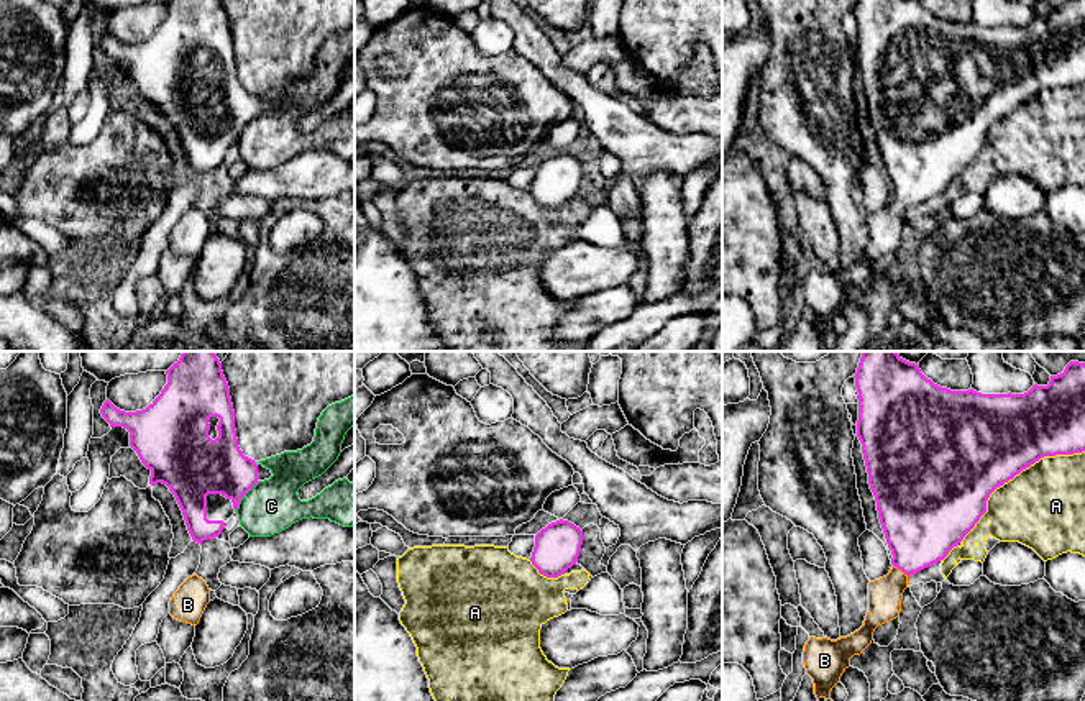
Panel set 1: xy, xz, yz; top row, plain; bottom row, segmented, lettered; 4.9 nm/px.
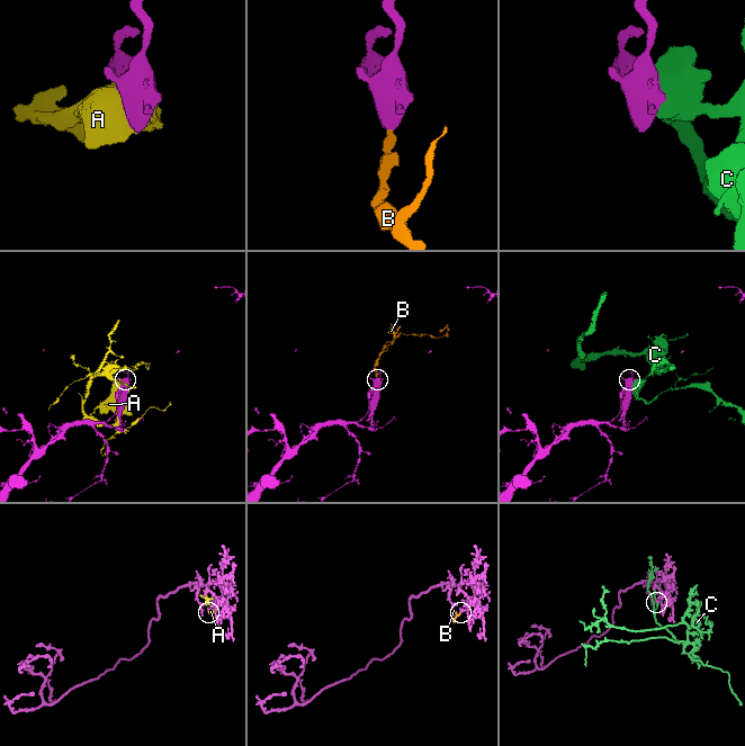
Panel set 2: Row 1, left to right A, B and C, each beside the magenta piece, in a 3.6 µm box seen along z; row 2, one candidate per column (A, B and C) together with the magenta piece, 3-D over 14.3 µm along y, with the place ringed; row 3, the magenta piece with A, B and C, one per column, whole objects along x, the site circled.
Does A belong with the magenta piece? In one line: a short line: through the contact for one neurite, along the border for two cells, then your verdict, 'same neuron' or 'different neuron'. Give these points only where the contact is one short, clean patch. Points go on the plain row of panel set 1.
different neuron

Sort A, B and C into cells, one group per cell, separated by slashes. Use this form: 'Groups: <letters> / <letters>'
Groups: A / B / C

